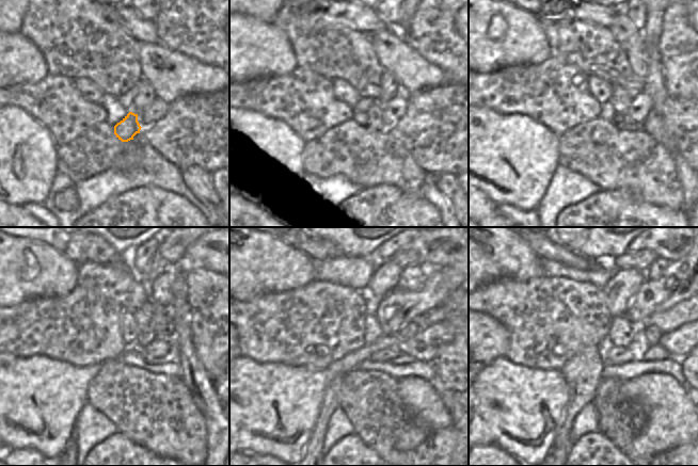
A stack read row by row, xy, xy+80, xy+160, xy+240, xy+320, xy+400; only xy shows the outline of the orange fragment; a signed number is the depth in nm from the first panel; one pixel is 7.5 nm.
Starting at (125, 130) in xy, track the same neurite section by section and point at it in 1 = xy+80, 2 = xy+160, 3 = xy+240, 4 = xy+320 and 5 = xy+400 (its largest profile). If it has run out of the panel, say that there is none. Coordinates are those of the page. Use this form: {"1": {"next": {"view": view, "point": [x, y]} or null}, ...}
{"1": {"next": {"view": "xy+80", "point": [375, 122]}}, "2": {"next": {"view": "xy+160", "point": [620, 98]}}, "3": {"next": {"view": "xy+240", "point": [149, 318]}}, "4": {"next": {"view": "xy+320", "point": [399, 307]}}, "5": {"next": {"view": "xy+400", "point": [683, 278]}}}

